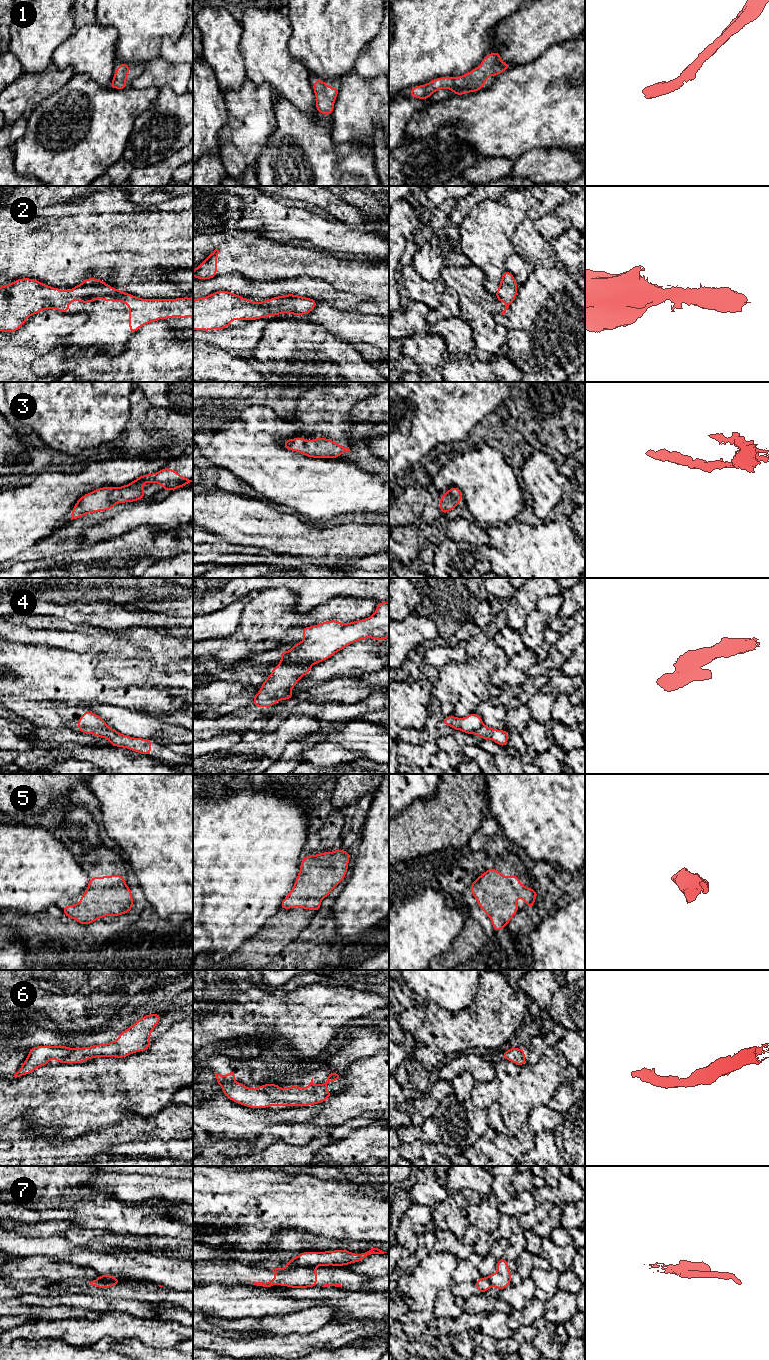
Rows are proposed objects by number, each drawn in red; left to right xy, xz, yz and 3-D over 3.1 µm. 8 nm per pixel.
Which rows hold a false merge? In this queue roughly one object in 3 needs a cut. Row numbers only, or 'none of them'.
4, 7

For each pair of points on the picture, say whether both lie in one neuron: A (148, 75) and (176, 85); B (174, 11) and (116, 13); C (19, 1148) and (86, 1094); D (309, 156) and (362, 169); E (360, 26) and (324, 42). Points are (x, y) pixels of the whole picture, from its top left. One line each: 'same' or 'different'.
A: same
B: same
C: different
D: same
E: same

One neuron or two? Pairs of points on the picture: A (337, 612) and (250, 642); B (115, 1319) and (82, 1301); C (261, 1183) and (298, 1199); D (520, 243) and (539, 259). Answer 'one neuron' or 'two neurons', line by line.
A: one neuron
B: two neurons
C: one neuron
D: one neuron

